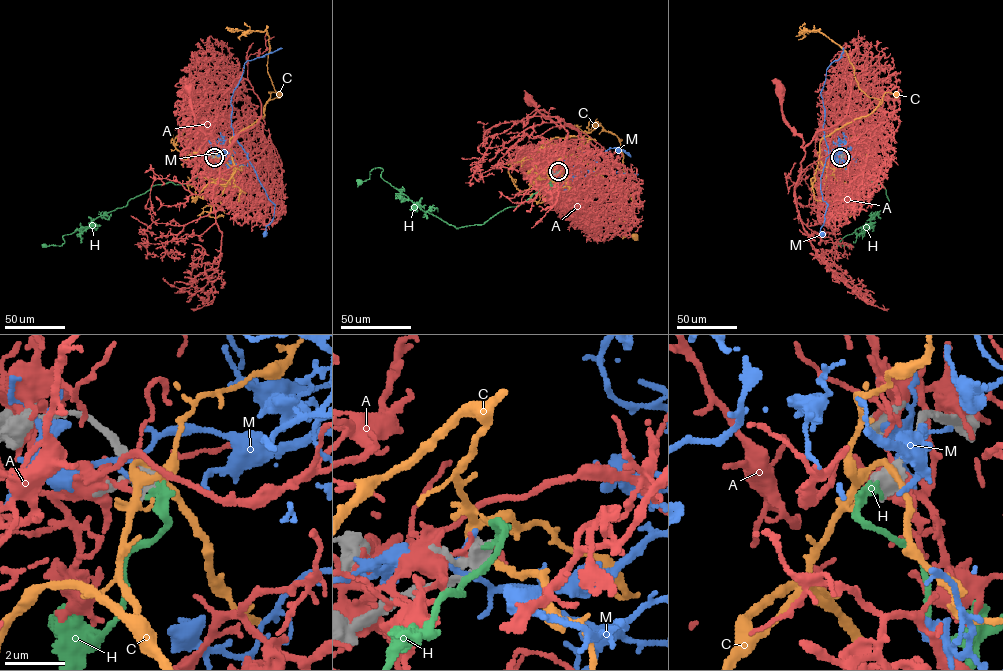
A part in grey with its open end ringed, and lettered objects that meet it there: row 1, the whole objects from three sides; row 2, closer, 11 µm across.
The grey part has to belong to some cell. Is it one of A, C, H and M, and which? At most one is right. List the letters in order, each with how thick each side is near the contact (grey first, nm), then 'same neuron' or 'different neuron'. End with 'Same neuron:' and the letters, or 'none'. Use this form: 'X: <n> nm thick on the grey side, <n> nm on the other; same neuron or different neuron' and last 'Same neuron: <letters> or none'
A: 440 nm thick on the grey side, 200 nm on the other; different neuron
C: 480 nm thick on the grey side, 200 nm on the other; different neuron
H: 460 nm thick on the grey side, 240 nm on the other; same neuron
M: 480 nm thick on the grey side, 140 nm on the other; different neuron
Same neuron: H

